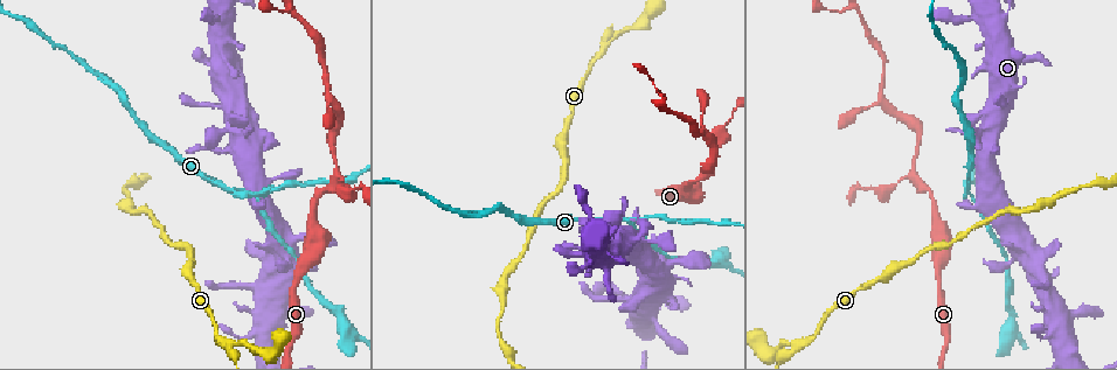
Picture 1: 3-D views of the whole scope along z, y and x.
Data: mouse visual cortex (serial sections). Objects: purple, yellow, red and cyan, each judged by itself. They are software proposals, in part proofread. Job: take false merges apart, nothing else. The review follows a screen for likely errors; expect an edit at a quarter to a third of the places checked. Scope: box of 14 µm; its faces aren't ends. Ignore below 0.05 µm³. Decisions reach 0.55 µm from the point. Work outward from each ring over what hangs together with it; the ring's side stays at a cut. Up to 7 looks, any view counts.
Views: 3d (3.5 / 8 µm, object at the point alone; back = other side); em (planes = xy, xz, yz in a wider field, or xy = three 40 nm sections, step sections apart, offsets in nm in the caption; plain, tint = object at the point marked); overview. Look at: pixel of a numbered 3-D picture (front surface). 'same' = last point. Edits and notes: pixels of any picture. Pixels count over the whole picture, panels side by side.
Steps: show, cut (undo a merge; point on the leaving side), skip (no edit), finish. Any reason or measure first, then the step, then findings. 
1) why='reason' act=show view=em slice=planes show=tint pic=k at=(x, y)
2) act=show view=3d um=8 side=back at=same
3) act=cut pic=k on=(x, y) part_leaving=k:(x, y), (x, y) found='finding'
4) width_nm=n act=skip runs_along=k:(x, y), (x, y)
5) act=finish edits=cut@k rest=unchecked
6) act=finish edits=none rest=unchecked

why='a fork' act=show view=3d um=8 side=back pic=1 at=(231, 343)

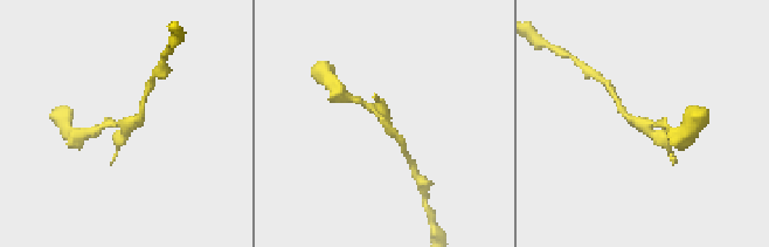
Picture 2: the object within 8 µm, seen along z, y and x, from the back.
act=show view=3d um=3.5 pic=2 at=(640, 125)

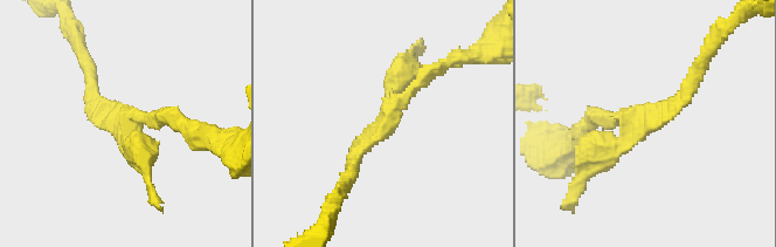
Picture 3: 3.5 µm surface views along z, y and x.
arms=3 arm_widths_nm=200,200,300 why='now the EM' act=show view=em slice=xy step=3 show=tint pic=3 at=(388, 121)

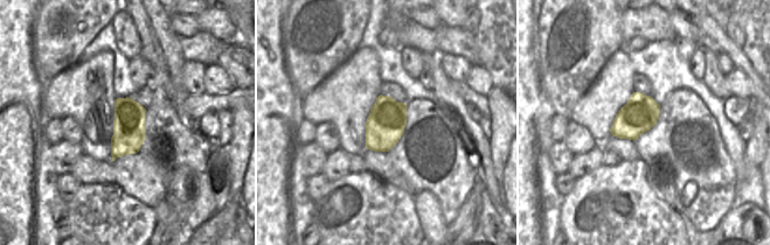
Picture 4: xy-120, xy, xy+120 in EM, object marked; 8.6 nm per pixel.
act=skip runs_along=3:(352, 171), (392, 108), (442, 66) found='one cell here'

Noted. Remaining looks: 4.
why='a fork' act=show view=3d um=8 pic=1 at=(971, 195)

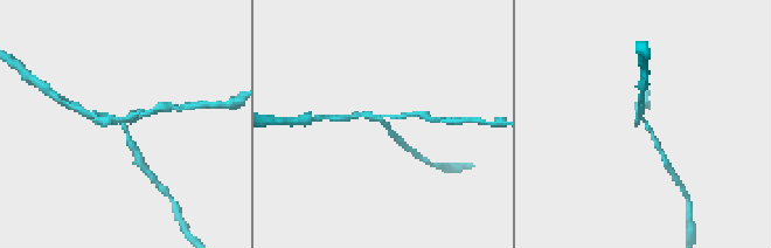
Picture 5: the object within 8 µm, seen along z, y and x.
act=show view=3d um=3.5 pic=5 at=(640, 119)

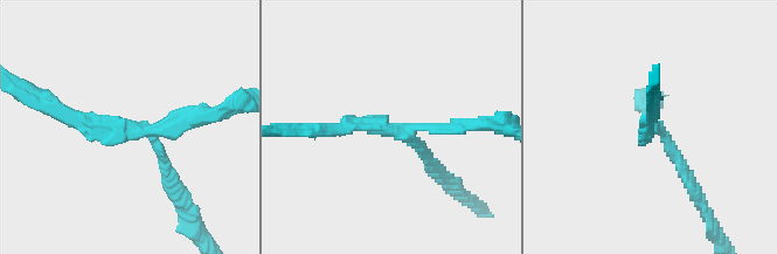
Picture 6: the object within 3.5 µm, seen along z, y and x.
arms=3 arm_widths_nm=150,150,200 why='shape alone is not enough' act=show view=em slice=planes show=tint pic=6 at=(140, 129)

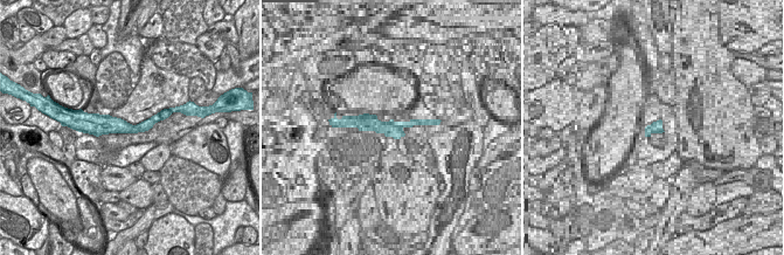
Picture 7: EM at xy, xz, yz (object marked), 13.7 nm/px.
act=cut pic=6 on=(191, 111) part_leaving=6:(150, 130), (242, 102) found='two cells meet here'

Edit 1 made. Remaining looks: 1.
act=finish edits=cut@6 rest=unchecked

